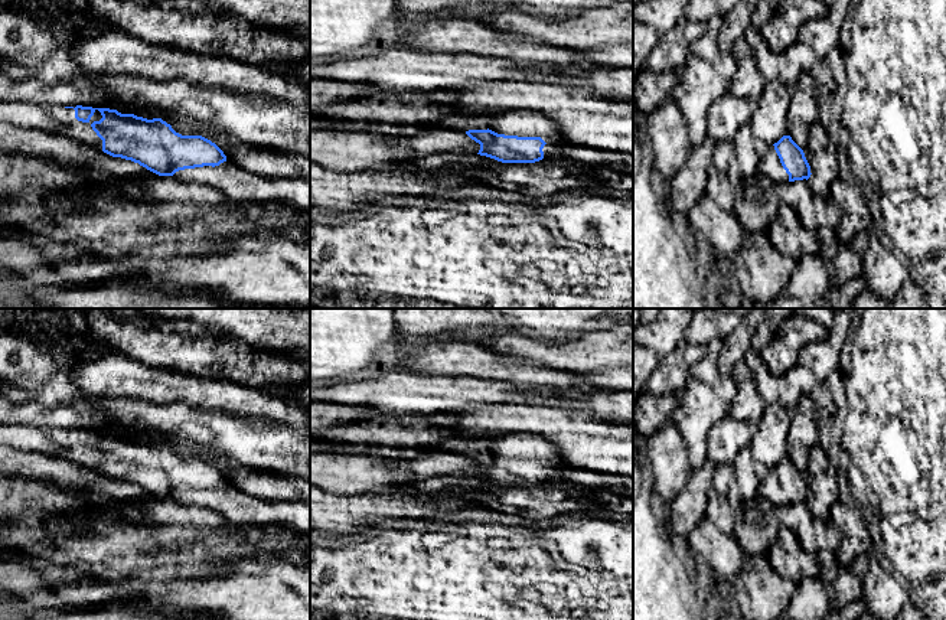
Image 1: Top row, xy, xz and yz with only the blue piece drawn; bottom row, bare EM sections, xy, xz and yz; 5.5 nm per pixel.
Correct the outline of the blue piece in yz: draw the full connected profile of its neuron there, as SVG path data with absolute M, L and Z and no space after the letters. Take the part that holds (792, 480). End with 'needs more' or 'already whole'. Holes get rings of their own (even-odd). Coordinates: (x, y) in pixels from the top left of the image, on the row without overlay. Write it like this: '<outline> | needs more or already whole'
M783 459L777 466L769 469L760 482L759 493L776 508L808 503L812 497L803 473L790 459Z | needs more

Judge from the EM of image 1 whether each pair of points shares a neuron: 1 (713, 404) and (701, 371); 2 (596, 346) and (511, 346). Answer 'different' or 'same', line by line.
1: different
2: same

